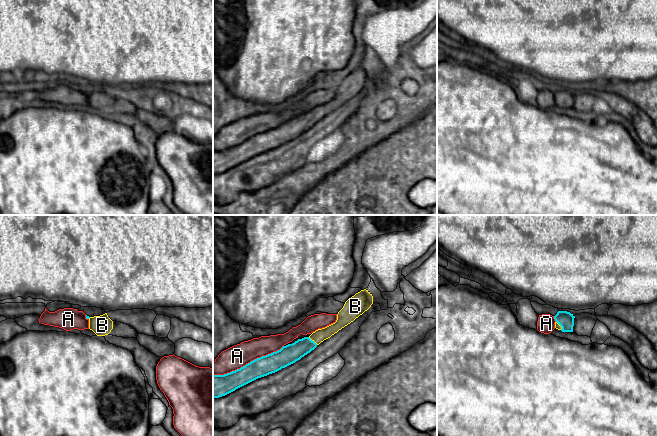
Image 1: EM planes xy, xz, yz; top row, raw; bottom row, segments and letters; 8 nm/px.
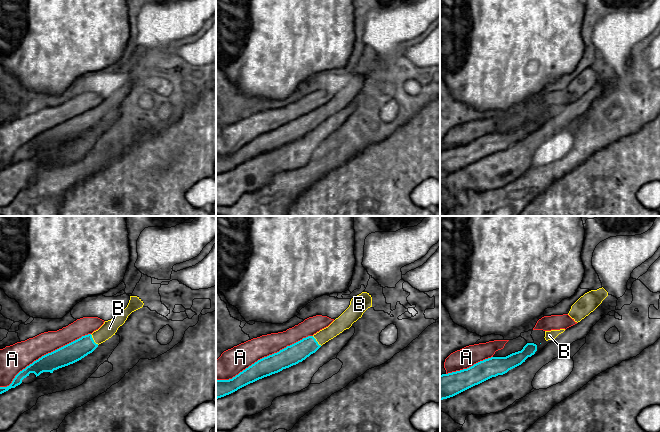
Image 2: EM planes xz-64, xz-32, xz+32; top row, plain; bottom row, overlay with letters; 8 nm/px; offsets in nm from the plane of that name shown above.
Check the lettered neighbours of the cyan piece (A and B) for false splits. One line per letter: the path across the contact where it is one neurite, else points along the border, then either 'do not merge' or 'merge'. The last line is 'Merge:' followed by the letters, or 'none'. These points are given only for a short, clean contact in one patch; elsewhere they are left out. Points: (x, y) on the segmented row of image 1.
A: do not merge
B: across xz (289, 354), (313, 341), (320, 335) | merge
Merge: B

